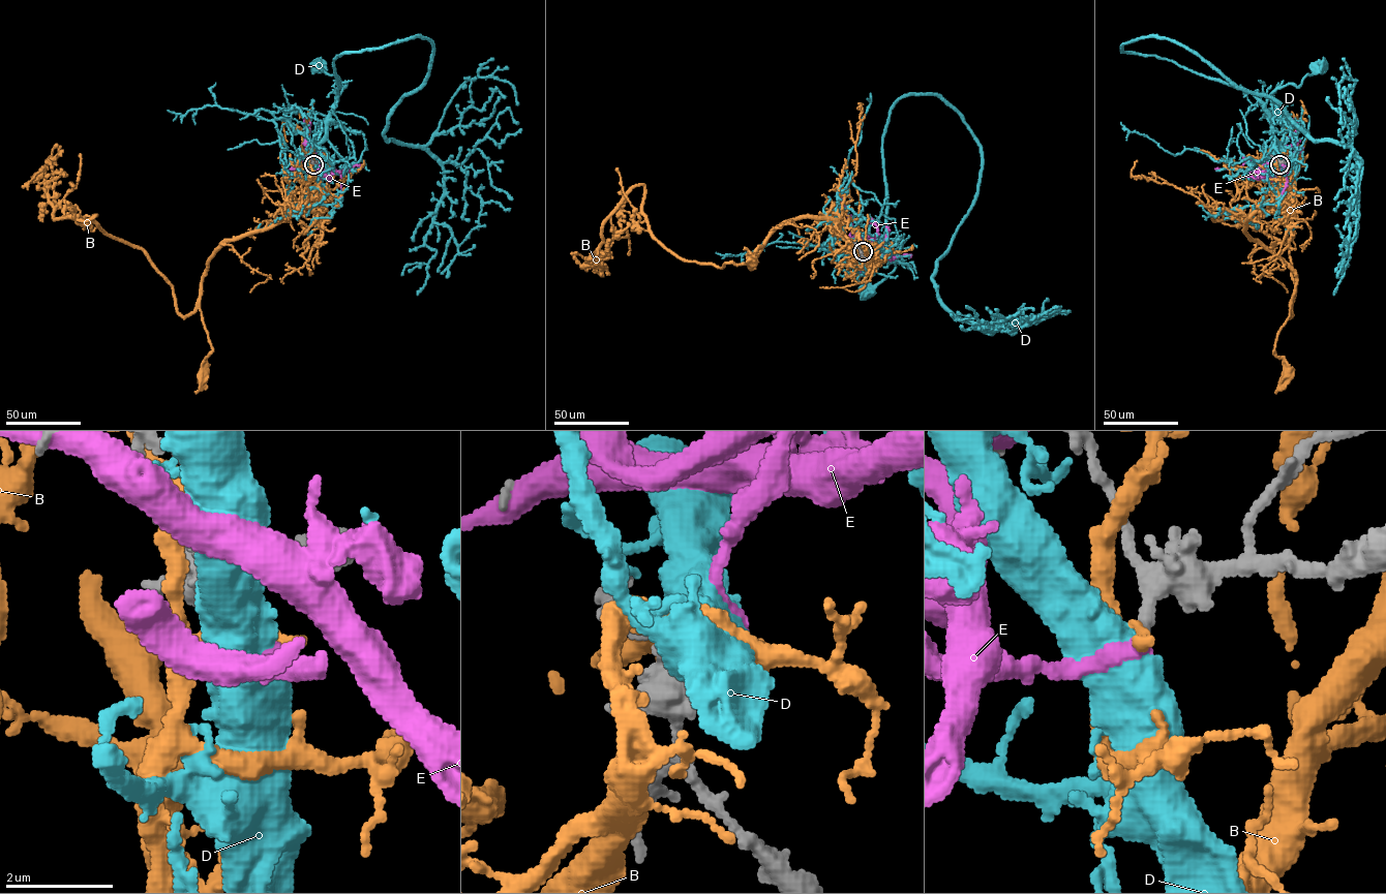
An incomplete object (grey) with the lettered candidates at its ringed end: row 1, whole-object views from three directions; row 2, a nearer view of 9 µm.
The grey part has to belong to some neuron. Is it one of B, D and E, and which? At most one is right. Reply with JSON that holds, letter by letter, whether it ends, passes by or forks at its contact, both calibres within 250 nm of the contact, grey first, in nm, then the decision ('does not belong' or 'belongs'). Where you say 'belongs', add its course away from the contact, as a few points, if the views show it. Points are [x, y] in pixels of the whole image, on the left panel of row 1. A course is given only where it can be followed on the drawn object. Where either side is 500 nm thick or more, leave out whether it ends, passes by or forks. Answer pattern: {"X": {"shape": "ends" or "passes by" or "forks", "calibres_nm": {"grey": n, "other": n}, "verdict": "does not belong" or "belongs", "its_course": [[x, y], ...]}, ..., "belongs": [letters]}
{"B": {"shape": "passes by", "calibres_nm": {"grey": 260, "other": 120}, "verdict": "does not belong"}, "D": {"calibres_nm": {"grey": 260, "other": 800}, "verdict": "does not belong"}, "E": {"shape": "ends", "calibres_nm": {"grey": 240, "other": 240}, "verdict": "does not belong"}, "belongs": []}

